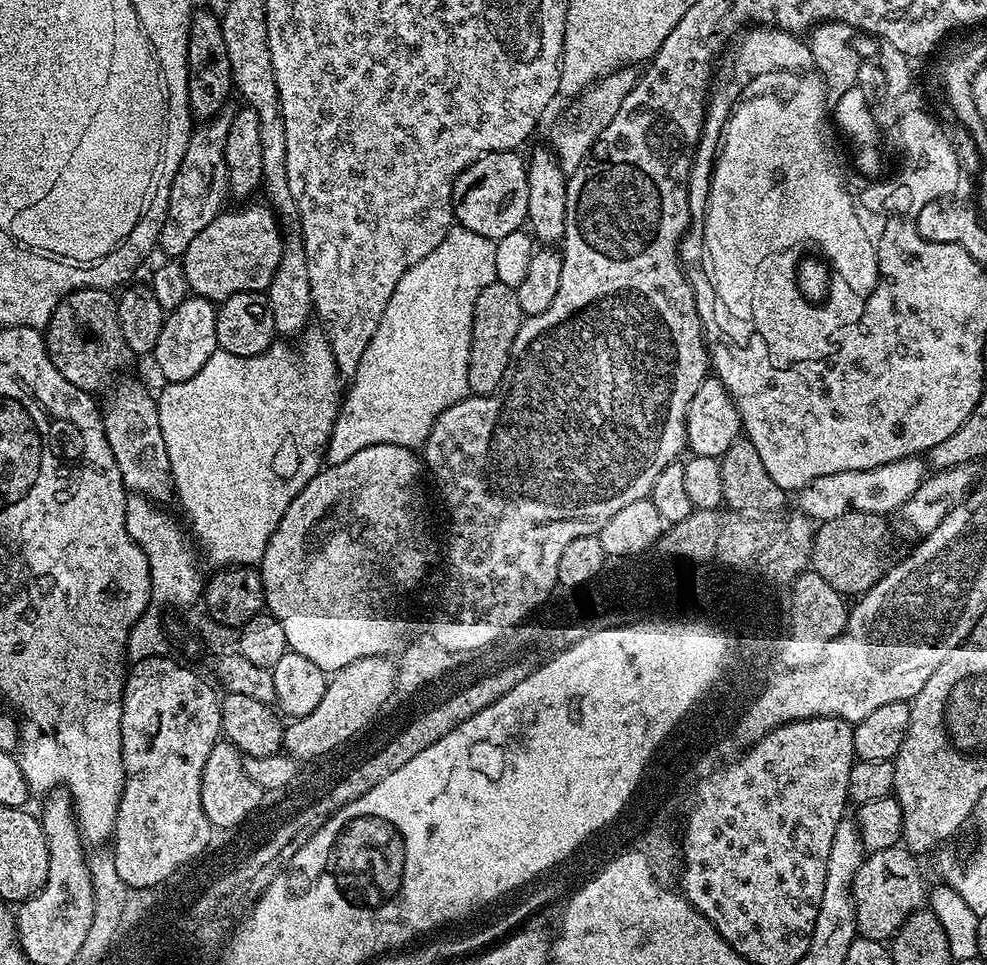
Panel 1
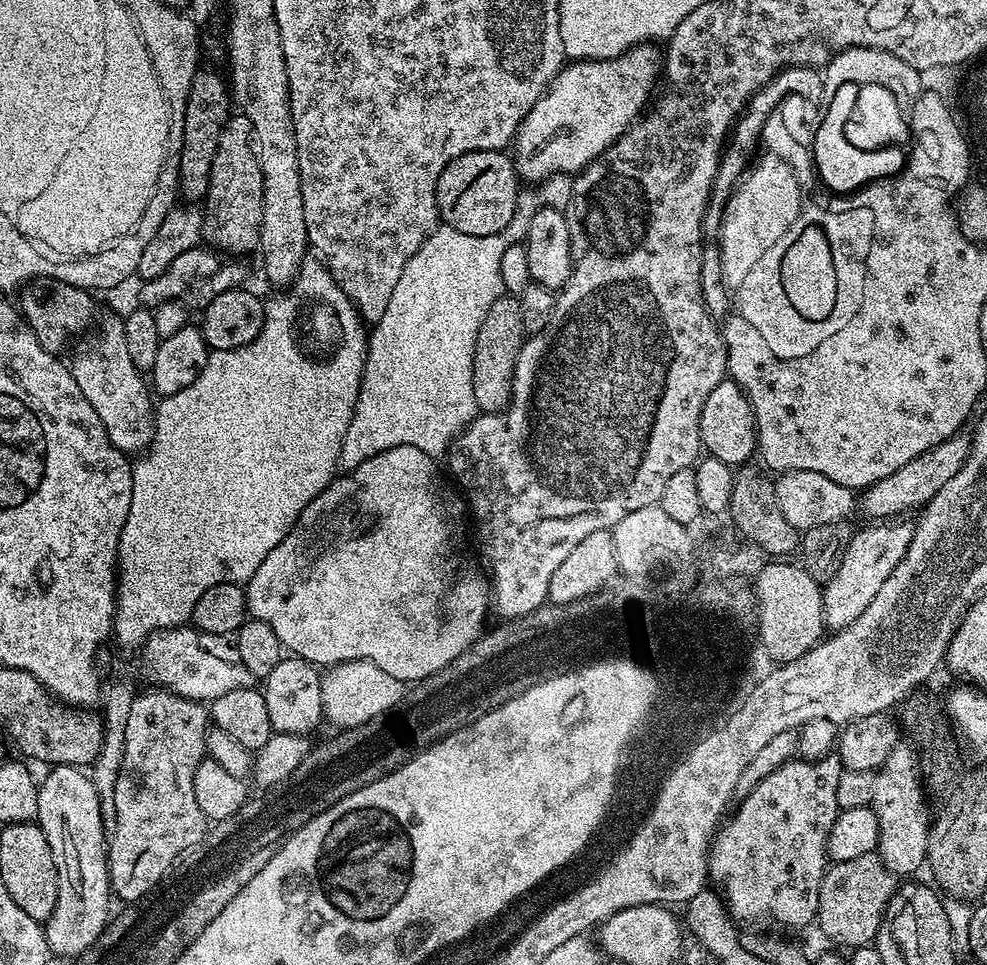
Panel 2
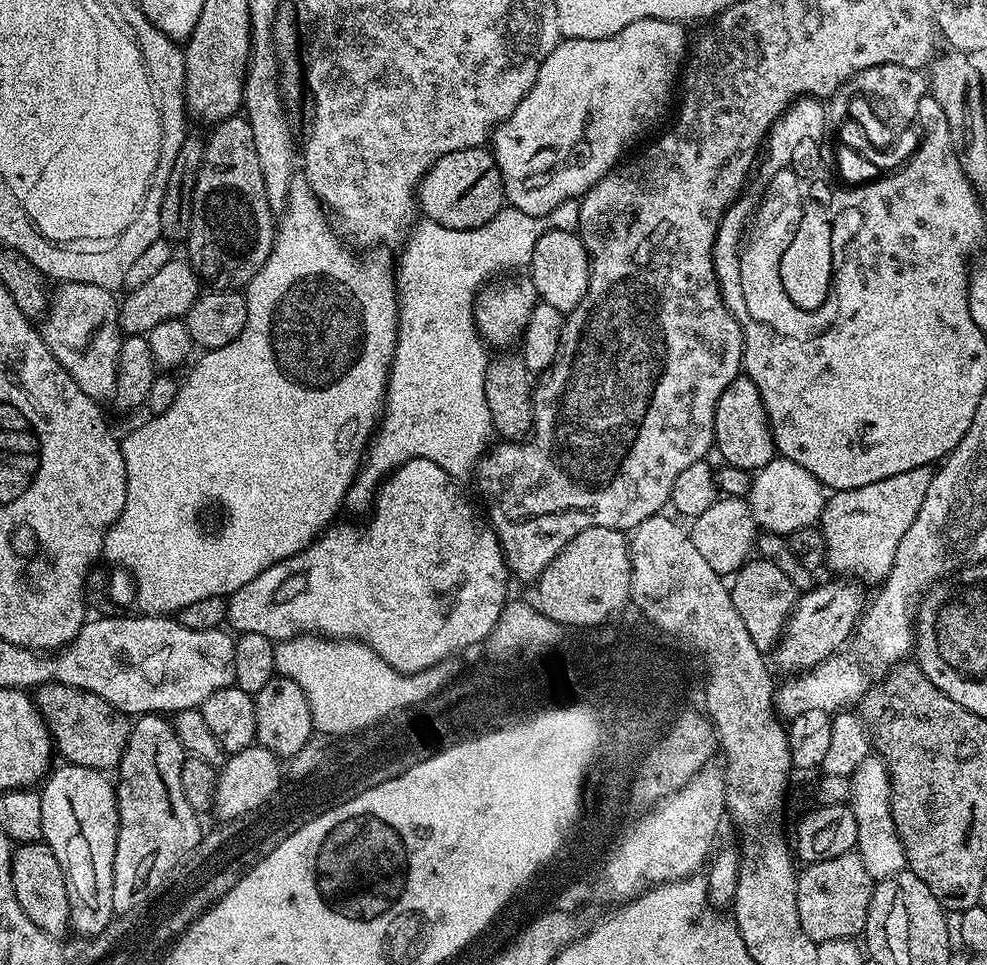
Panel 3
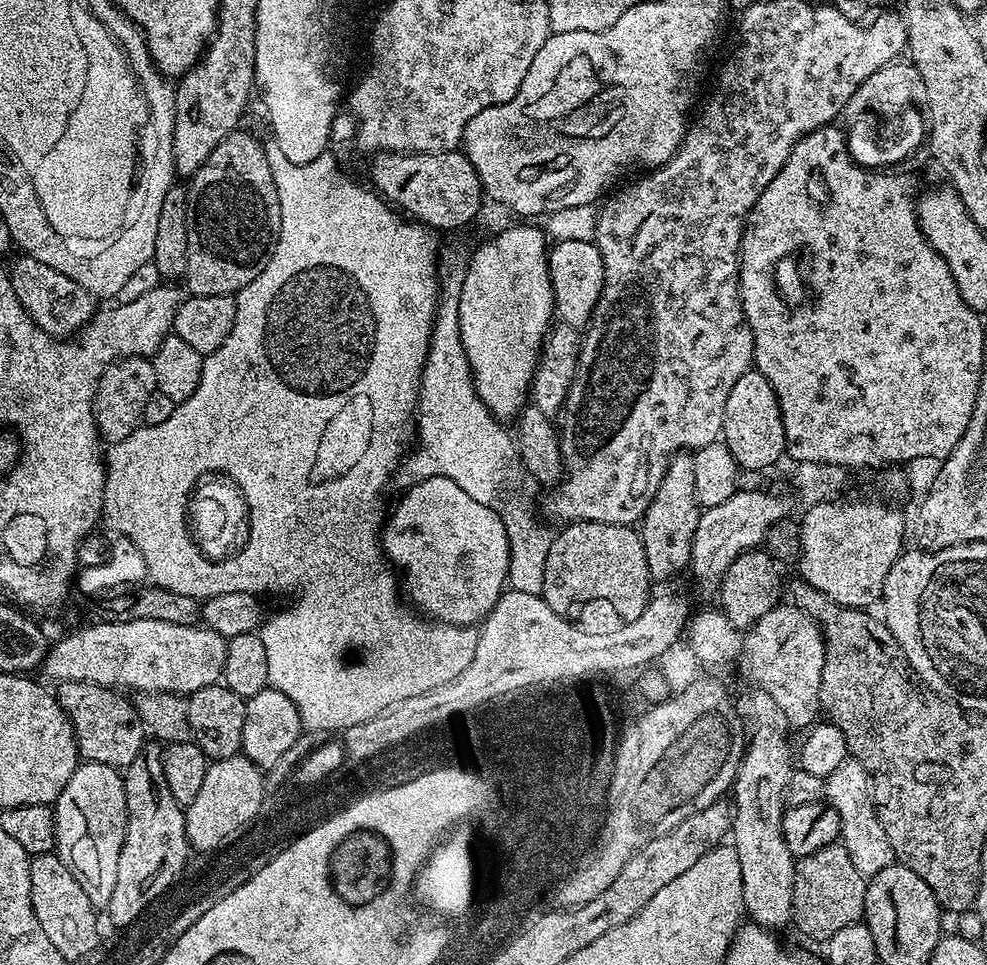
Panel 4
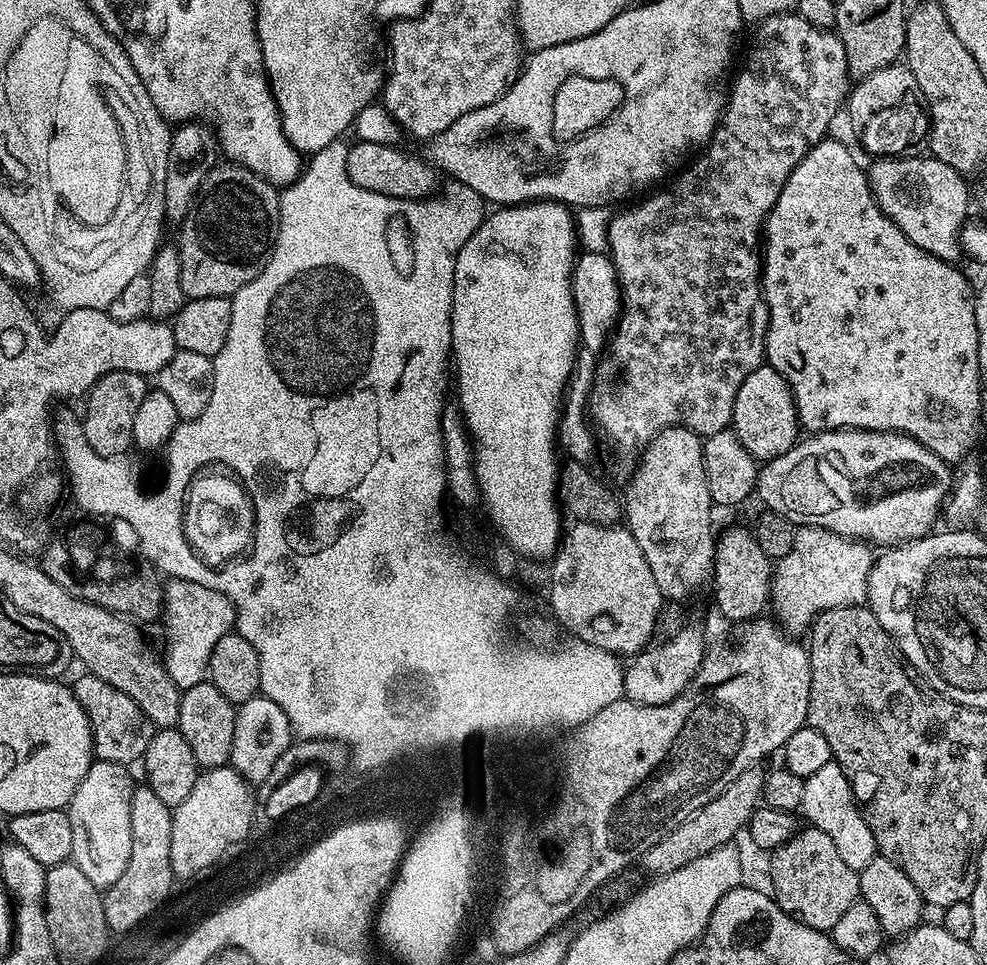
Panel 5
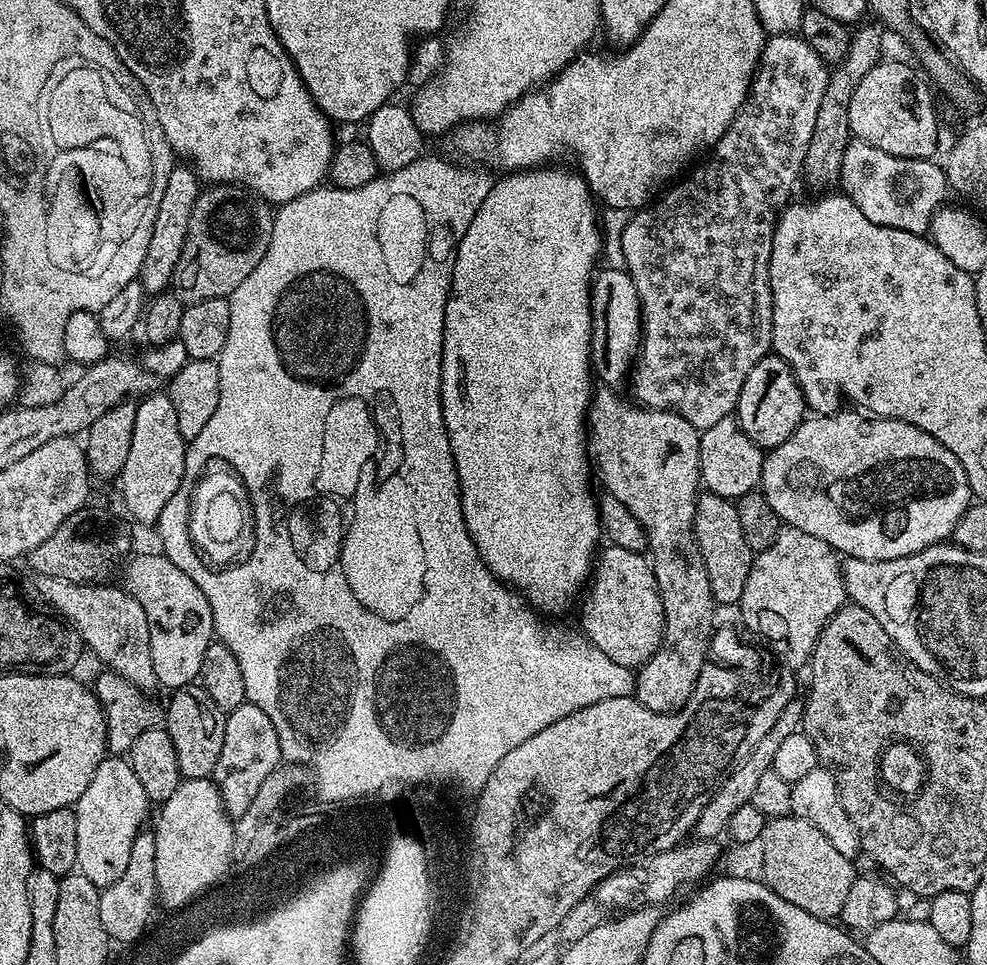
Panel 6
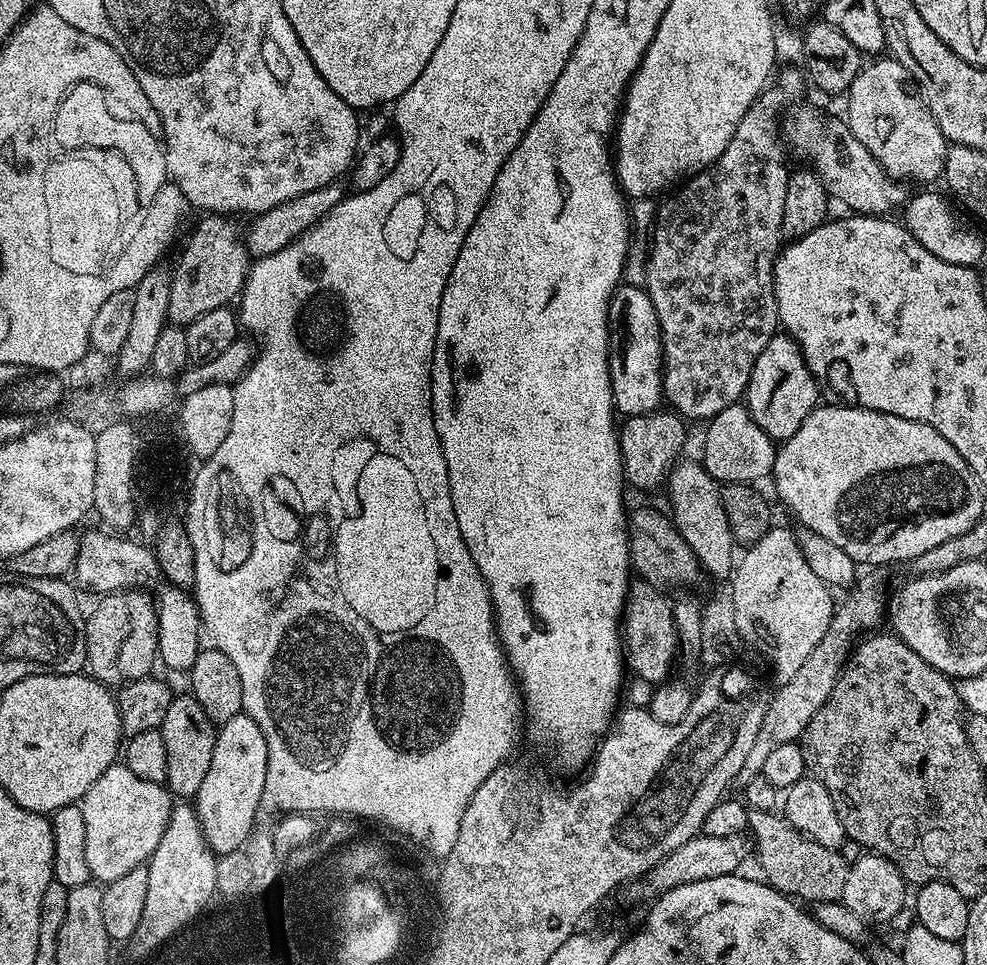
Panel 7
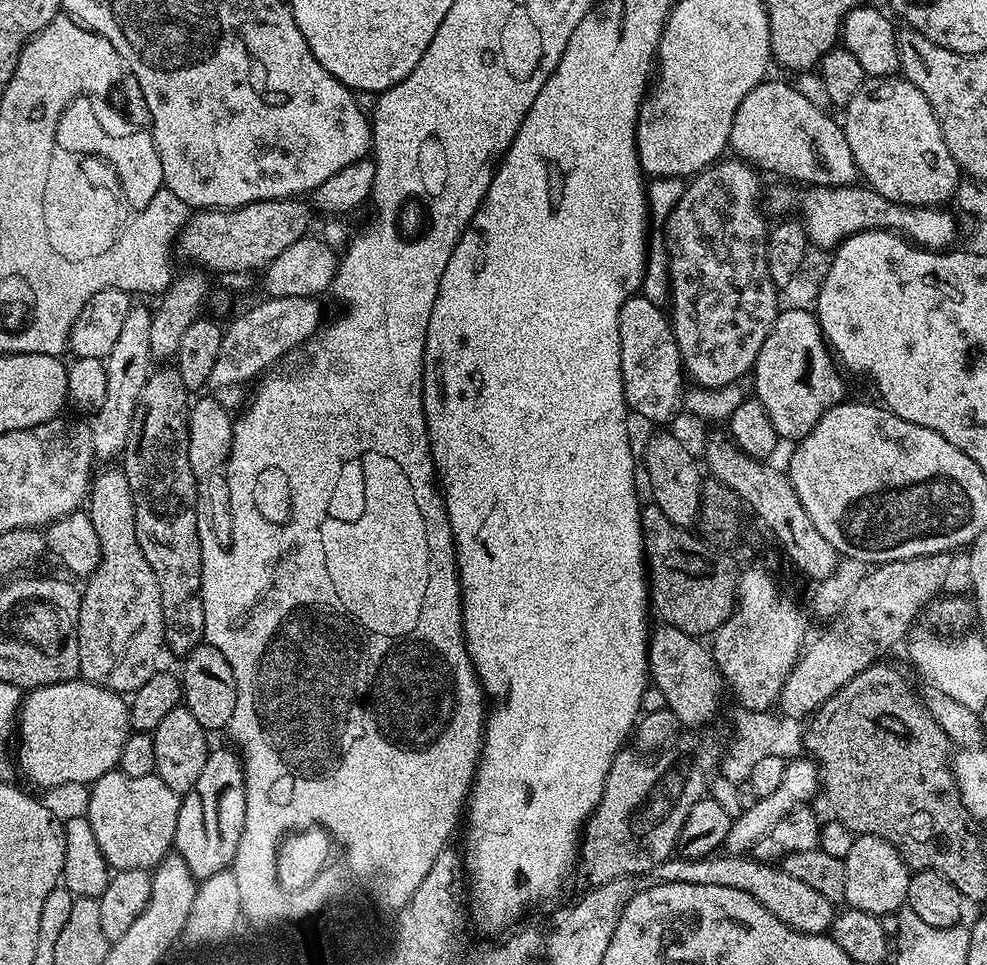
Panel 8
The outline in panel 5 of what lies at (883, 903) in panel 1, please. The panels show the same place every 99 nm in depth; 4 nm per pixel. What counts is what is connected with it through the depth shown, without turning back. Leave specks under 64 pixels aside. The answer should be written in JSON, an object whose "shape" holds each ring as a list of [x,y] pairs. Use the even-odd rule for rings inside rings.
{"shape":[[[804,826],[781,847],[771,853],[771,895],[776,905],[788,916],[801,920],[819,932],[831,933],[838,918],[856,903],[860,896],[858,873],[850,870],[838,855],[834,842],[827,834],[811,826]]]}

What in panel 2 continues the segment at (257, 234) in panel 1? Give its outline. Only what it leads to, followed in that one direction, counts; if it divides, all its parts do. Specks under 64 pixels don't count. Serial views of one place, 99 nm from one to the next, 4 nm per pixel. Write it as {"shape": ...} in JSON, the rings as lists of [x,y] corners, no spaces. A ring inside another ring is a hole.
{"shape":[[[207,246],[186,250],[186,254],[174,258],[166,274],[158,274],[158,278],[145,280],[139,285],[139,303],[144,306],[155,306],[167,300],[177,300],[189,310],[202,310],[207,304],[214,302],[218,294],[245,283],[244,268],[236,260],[239,259],[222,258],[221,253]]]}

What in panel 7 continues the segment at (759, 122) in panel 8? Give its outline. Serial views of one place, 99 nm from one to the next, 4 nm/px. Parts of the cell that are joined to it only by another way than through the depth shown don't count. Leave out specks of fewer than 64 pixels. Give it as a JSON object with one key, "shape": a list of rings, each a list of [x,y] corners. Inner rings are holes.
{"shape":[[[793,107],[787,113],[783,135],[789,145],[792,143],[796,147],[797,154],[805,160],[803,163],[815,172],[833,201],[841,200],[848,207],[845,209],[866,216],[883,217],[892,214],[895,208],[896,211],[903,209],[910,199],[910,192],[904,189],[907,187],[884,173],[870,150],[866,150],[866,146],[854,138],[843,119],[827,124],[818,109],[800,107]]]}

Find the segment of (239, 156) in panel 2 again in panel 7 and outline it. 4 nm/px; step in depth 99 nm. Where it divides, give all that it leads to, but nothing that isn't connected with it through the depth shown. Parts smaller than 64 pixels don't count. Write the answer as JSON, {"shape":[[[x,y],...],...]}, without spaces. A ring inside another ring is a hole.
{"shape":[[[204,214],[199,218],[180,261],[172,268],[168,318],[181,326],[202,318],[206,310],[231,305],[244,289],[250,267],[248,246],[242,239],[242,228],[232,221],[235,219],[224,214]]]}

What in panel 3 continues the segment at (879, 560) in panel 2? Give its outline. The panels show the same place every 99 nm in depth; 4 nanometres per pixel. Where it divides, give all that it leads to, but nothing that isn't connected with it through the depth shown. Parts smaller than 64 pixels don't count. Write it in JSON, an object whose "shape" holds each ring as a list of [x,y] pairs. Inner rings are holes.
{"shape":[[[844,582],[848,584],[820,584],[817,583],[809,592],[803,593],[799,597],[798,603],[792,610],[791,616],[781,636],[778,645],[778,653],[780,652],[780,664],[788,671],[788,674],[799,674],[809,668],[818,666],[822,661],[828,659],[829,656],[841,651],[847,645],[850,637],[855,633],[857,623],[865,611],[866,599],[864,600],[864,592],[852,582]]]}

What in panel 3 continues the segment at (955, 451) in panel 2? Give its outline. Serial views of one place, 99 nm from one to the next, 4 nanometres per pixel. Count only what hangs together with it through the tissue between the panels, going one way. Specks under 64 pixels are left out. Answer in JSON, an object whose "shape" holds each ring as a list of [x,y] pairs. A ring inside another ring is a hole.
{"shape":[[[931,467],[915,468],[906,470],[906,474],[894,474],[894,478],[882,478],[882,482],[870,482],[870,486],[833,491],[825,499],[818,521],[818,530],[824,535],[827,567],[832,567],[836,572],[845,572],[848,575],[845,577],[857,581],[869,580],[873,586],[884,581],[894,566],[898,542],[902,542],[914,518],[918,518],[932,473]]]}

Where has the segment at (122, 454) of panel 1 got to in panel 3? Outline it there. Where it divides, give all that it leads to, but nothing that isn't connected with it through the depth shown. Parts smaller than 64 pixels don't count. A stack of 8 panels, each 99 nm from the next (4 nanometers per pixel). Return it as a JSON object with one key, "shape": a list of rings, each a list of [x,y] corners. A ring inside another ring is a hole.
{"shape":[[[64,282],[53,287],[47,313],[39,321],[38,331],[44,340],[44,345],[50,350],[50,354],[54,354],[62,370],[66,370],[66,374],[70,374],[70,378],[78,382],[78,386],[87,396],[94,398],[97,402],[104,402],[107,396],[109,399],[115,393],[122,329],[118,300],[112,290],[86,282]]]}

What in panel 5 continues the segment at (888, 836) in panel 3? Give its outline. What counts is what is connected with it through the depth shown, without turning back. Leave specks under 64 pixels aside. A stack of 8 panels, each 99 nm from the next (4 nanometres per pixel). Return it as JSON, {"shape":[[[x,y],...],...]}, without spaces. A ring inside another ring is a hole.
{"shape":[[[835,760],[826,762],[826,766],[821,766],[814,774],[804,777],[802,802],[798,812],[801,817],[804,815],[808,819],[805,821],[811,827],[822,830],[822,834],[829,836],[842,862],[846,862],[850,870],[859,874],[878,855],[874,834],[866,822],[861,805],[856,802],[856,795],[852,793],[852,781],[846,778],[842,766],[838,766]]]}

